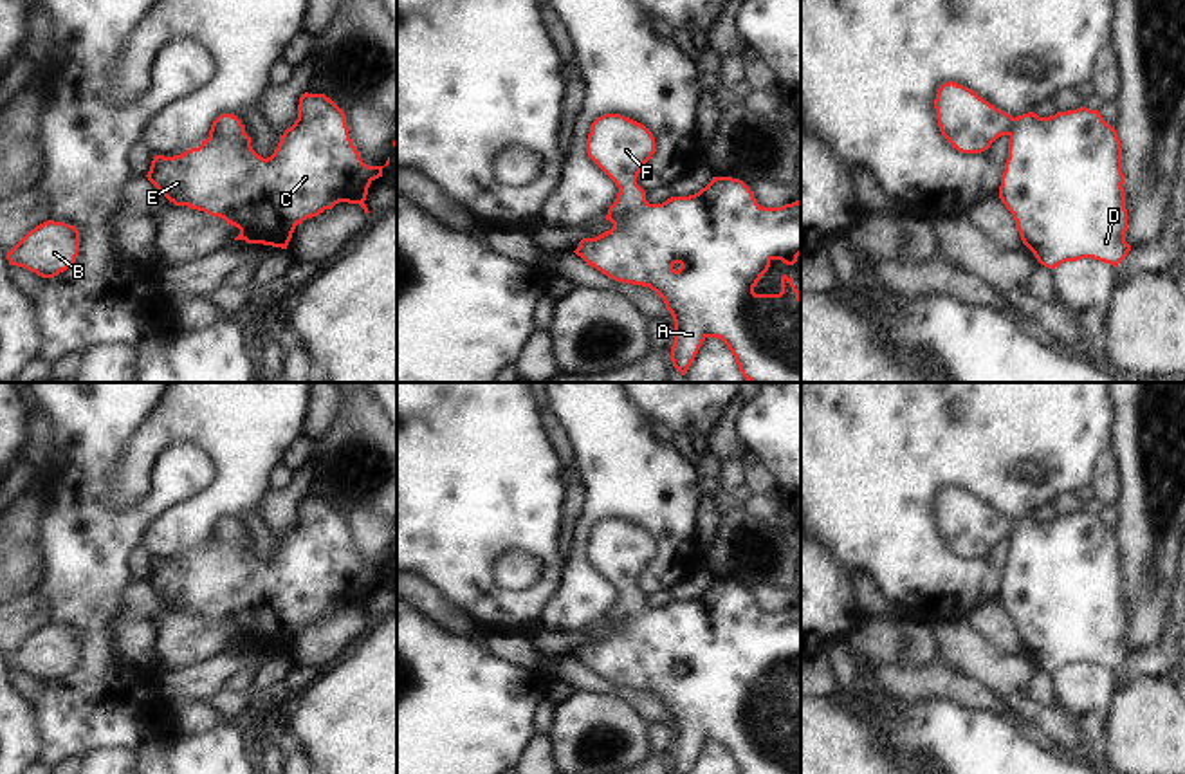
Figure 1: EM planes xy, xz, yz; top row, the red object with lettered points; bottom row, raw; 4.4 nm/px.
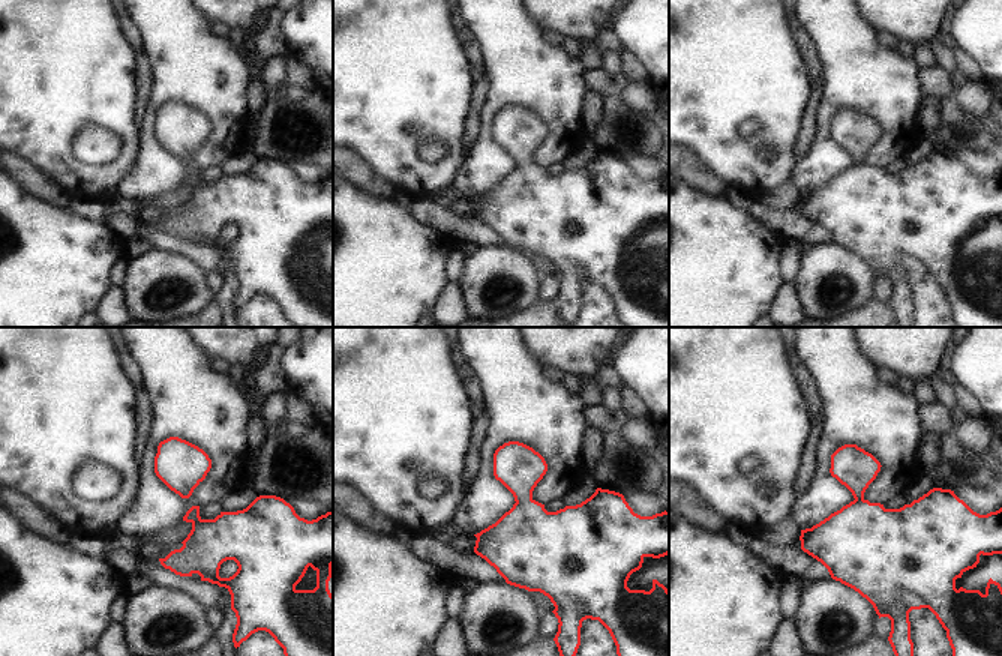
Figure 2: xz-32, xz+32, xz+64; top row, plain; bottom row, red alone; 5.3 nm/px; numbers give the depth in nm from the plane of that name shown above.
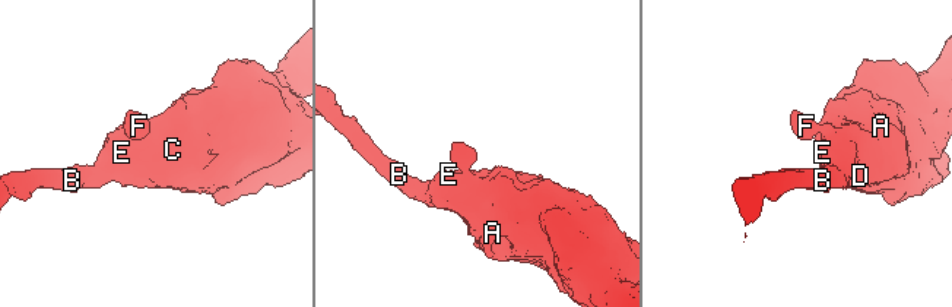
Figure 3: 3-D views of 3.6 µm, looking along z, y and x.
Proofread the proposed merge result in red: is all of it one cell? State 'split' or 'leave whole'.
leave whole

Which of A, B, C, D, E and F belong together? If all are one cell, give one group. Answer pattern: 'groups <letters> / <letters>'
groups A B C D E F

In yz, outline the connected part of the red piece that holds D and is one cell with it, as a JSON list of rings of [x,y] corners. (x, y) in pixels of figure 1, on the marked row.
[[[954,81],[938,88],[934,108],[942,135],[961,153],[981,153],[997,137],[1010,137],[999,198],[1041,265],[1053,271],[1064,262],[1093,258],[1116,267],[1127,256],[1122,148],[1115,126],[1098,110],[1080,106],[1050,117],[1033,112],[1012,117]]]

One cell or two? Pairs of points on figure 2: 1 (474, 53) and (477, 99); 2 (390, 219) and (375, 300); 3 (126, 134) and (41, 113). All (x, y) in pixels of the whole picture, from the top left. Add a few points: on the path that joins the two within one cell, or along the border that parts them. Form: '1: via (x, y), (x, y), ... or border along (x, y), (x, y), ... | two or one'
1: via (476, 65), (479, 87) | one
2: via (375, 239), (375, 281) | one
3: via (105, 113), (62, 113) | one

